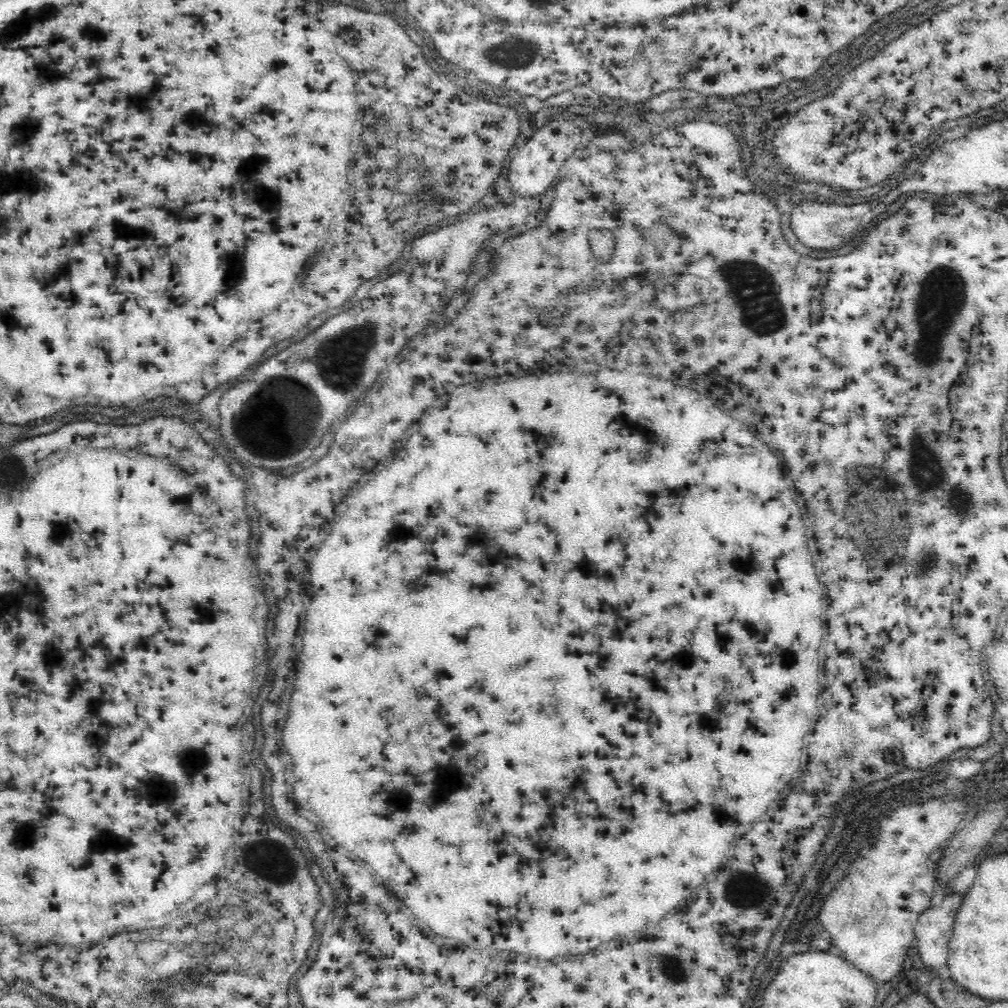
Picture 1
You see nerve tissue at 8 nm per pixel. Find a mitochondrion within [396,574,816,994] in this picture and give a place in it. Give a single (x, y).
(675, 968)

